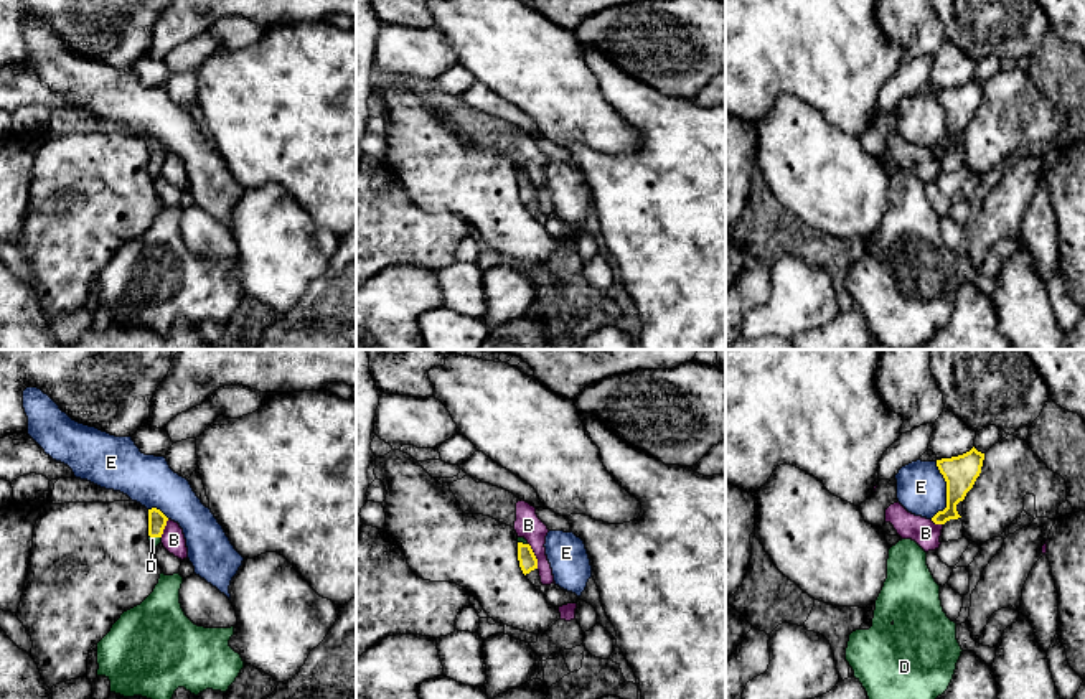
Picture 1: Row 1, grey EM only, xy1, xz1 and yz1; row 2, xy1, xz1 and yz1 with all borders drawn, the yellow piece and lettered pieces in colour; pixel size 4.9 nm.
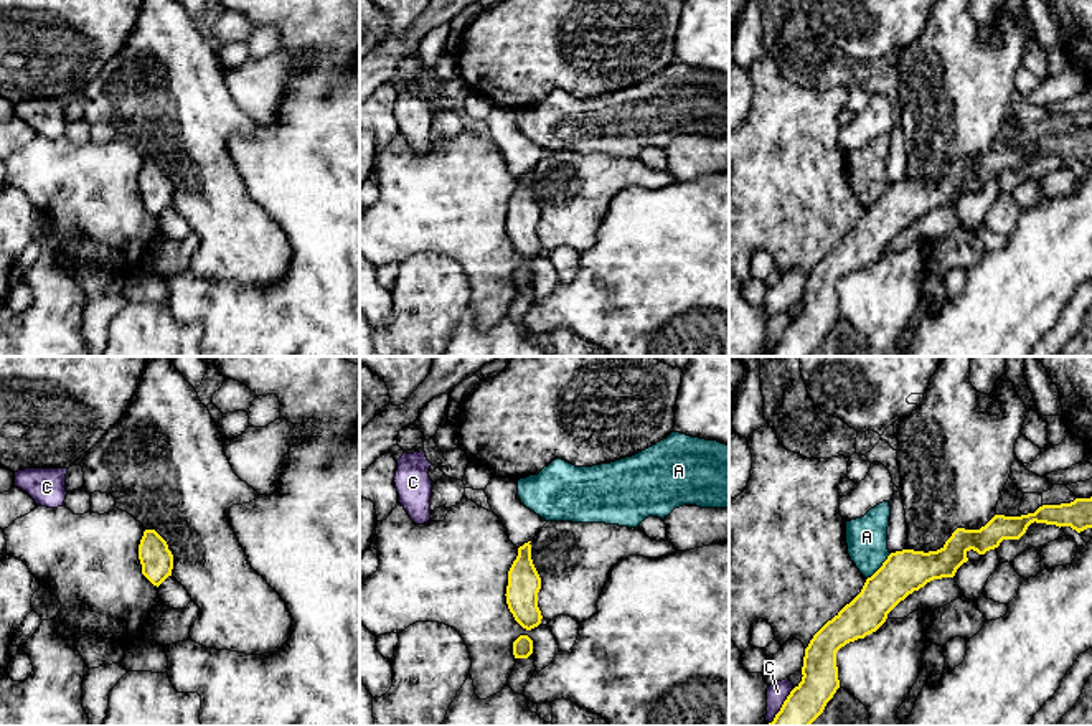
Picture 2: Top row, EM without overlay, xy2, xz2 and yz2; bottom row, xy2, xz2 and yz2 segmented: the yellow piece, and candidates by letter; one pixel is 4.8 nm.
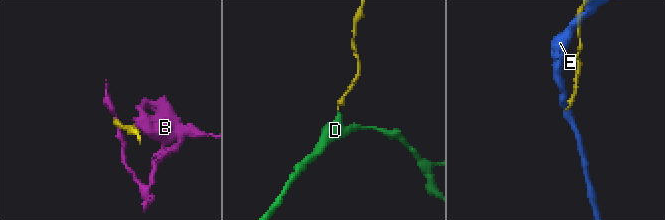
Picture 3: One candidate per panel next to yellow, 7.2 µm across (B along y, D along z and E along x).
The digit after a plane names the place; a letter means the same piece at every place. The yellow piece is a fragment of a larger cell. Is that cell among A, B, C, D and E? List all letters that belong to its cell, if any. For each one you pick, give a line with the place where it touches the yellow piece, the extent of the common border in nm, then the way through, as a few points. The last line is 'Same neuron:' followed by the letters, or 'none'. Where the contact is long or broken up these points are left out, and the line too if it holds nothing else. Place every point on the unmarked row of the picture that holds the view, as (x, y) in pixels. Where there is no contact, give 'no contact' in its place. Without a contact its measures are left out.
D: xy1 (155, 167) | 70 nm | across xy1 (157, 152), (155, 167), (154, 172)
Same neuron: D

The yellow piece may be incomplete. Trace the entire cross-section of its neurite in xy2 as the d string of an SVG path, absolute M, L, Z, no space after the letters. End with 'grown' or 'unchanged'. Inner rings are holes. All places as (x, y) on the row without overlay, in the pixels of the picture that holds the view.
M145 160L139 175L139 190L142 205L153 214L160 216L173 200L173 185L167 172L155 162Z | unchanged

